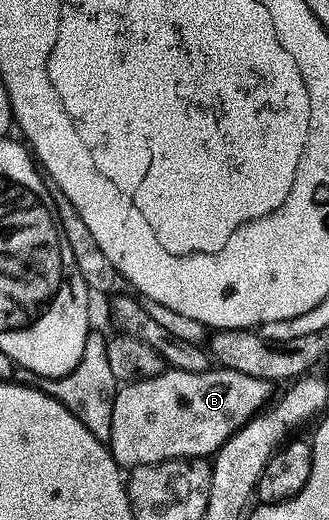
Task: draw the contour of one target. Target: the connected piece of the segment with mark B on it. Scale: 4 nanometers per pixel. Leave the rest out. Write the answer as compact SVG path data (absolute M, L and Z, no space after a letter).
M221 366L204 374L188 374L177 370L161 372L156 378L119 387L116 406L112 410L112 438L108 447L114 454L114 461L123 470L147 468L169 460L213 458L249 420L271 403L272 386L260 378L248 378L236 370Z

